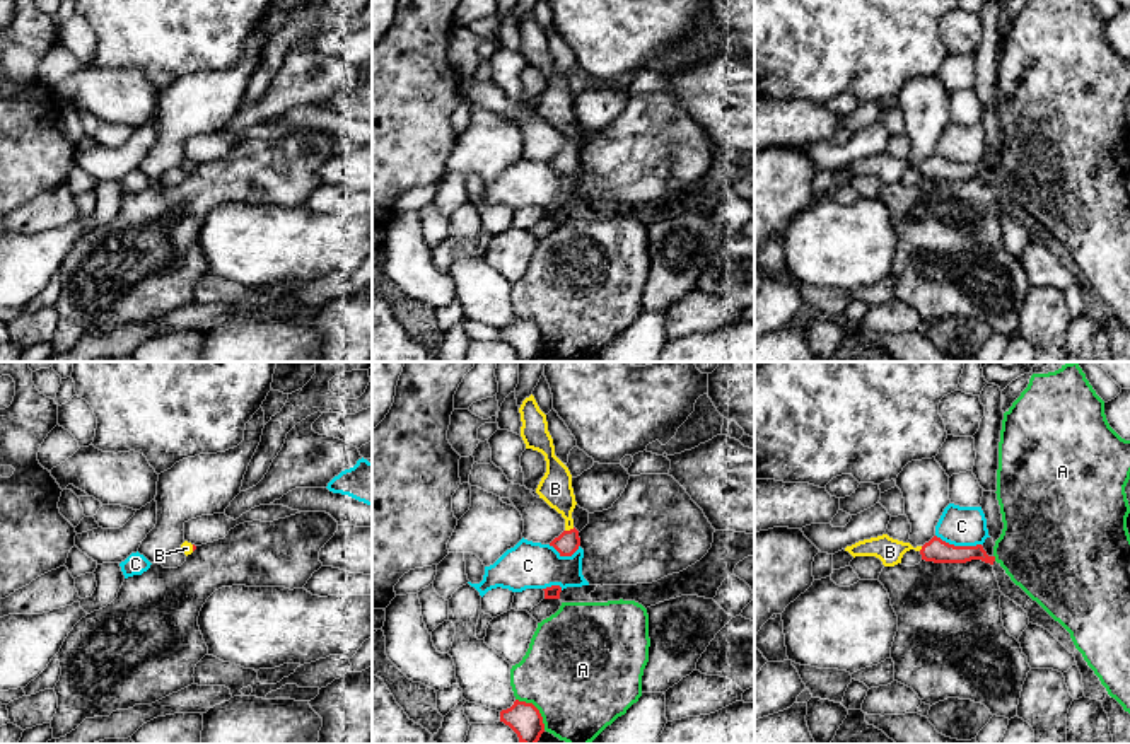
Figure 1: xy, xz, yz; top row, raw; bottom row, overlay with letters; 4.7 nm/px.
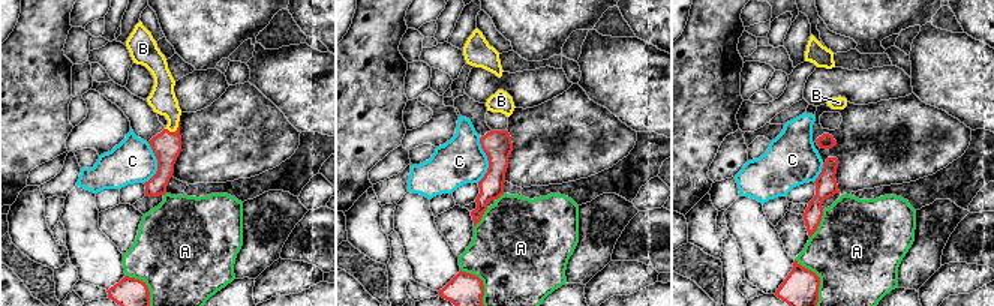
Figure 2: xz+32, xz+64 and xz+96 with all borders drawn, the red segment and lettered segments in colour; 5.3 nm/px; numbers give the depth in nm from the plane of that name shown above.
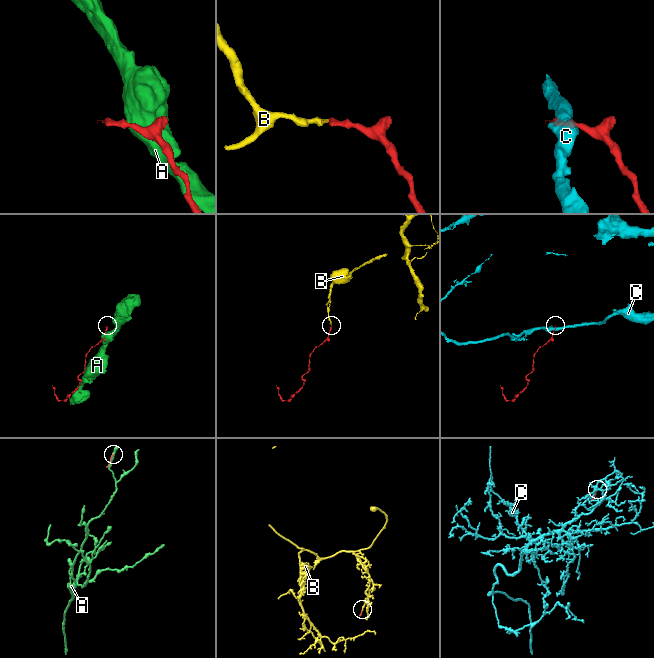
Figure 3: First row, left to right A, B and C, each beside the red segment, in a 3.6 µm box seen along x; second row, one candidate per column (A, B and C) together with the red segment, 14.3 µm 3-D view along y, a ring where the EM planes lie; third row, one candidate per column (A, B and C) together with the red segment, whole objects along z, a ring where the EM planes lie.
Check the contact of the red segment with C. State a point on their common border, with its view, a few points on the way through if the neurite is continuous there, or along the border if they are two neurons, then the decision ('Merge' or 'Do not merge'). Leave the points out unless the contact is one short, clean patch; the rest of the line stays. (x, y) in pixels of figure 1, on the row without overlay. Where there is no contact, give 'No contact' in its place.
Touches red at yz (958, 164). Boundary: yz (936, 152), (955, 162), (980, 162). Do not merge

